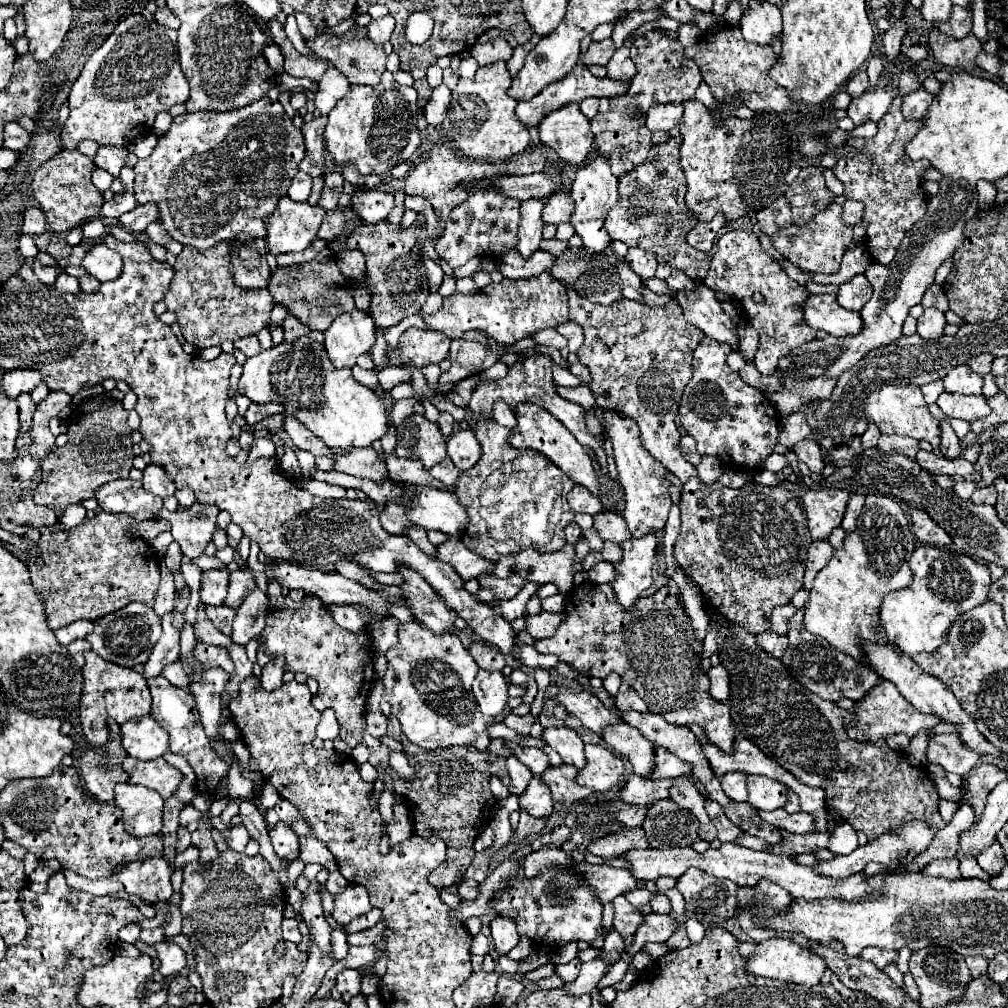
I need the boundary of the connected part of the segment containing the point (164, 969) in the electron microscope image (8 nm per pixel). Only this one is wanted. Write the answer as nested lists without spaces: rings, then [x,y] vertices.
[[[160,942],[154,946],[158,952],[158,960],[160,960],[160,968],[158,972],[162,976],[170,976],[180,972],[186,966],[186,952],[174,944],[174,942]]]

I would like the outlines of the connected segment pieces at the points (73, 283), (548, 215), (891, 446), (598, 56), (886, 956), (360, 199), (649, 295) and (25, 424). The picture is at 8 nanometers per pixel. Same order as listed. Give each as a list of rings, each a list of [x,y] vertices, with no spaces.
[[[62,272],[54,284],[54,288],[58,292],[68,292],[68,294],[76,294],[80,290],[80,282],[74,276],[68,276],[66,272]]]
[[[554,192],[546,198],[544,210],[542,210],[542,220],[546,224],[562,224],[570,222],[570,216],[574,212],[574,200],[570,200],[568,192]]]
[[[882,434],[880,440],[878,440],[878,448],[882,452],[888,452],[888,450],[896,450],[896,452],[902,452],[906,456],[916,456],[916,452],[920,450],[918,448],[918,440],[910,438],[910,436],[886,436]]]
[[[612,40],[592,42],[592,44],[590,44],[590,48],[588,48],[588,52],[580,58],[580,62],[582,62],[582,64],[586,64],[586,66],[592,66],[592,64],[606,66],[614,52],[616,52],[616,46],[614,46],[614,42],[612,42]]]
[[[870,948],[862,950],[862,954],[860,954],[860,956],[866,960],[866,954],[868,954],[868,958],[870,958],[870,960],[872,960],[872,962],[880,968],[880,970],[882,970],[884,966],[888,966],[890,962],[896,962],[896,960],[898,960],[898,952],[894,952],[894,950],[892,950],[892,952],[886,952],[886,950],[876,950],[876,954],[872,954],[872,956],[870,956],[870,952],[868,952],[868,950],[870,950]]]
[[[366,190],[366,192],[356,192],[352,196],[350,204],[358,216],[364,222],[376,224],[380,220],[386,220],[390,210],[394,208],[394,194],[384,192],[384,190]]]
[[[644,288],[644,298],[646,298],[646,304],[648,304],[648,306],[662,306],[662,304],[668,304],[672,296],[654,294],[654,292],[650,292],[648,288]]]
[[[22,394],[16,398],[18,406],[20,406],[20,434],[26,434],[32,426],[32,414],[34,414],[34,400],[30,398],[30,394]]]

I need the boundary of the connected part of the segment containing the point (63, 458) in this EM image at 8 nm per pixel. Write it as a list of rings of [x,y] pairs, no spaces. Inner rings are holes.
[[[100,394],[80,402],[68,416],[68,442],[64,448],[52,450],[42,460],[42,480],[34,490],[34,502],[46,504],[62,516],[64,508],[86,498],[92,498],[94,492],[112,480],[128,478],[132,470],[132,430],[126,424],[128,410],[124,410],[120,400]]]

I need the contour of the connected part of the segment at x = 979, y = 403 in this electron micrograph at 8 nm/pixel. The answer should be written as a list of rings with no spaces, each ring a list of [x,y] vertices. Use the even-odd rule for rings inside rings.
[[[942,392],[938,396],[940,410],[950,418],[960,418],[966,422],[974,422],[978,418],[986,418],[990,414],[990,406],[986,404],[986,398],[980,396],[962,396],[962,394],[950,394]]]

